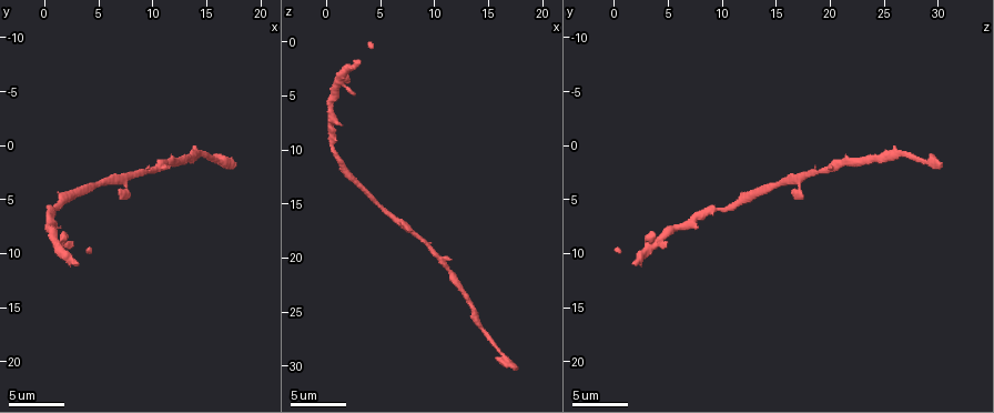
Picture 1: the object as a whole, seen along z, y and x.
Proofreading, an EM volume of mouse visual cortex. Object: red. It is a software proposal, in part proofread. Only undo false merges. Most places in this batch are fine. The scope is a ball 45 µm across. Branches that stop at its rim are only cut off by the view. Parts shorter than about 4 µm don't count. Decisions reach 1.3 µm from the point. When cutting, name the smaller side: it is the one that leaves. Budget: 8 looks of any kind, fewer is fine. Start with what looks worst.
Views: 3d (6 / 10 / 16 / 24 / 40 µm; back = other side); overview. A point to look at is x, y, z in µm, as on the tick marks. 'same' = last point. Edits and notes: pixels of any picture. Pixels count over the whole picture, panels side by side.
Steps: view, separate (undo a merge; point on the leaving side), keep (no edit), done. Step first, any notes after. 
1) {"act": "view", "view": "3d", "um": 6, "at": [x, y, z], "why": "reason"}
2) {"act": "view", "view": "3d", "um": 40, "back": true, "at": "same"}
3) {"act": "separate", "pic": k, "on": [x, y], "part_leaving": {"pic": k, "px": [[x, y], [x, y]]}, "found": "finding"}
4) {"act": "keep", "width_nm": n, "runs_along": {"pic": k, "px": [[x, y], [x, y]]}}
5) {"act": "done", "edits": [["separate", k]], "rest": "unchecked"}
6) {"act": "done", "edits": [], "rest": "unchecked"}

{"act": "view", "view": "3d", "um": 16, "at": [5.2, 3.4, 15.6]}

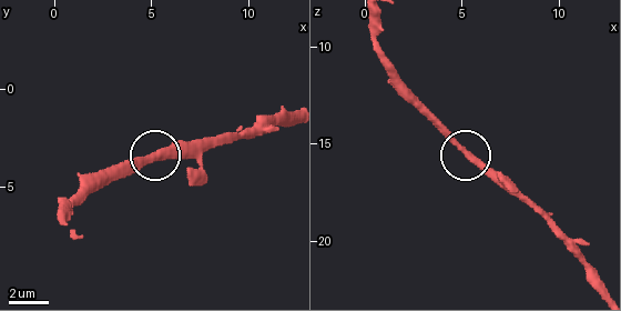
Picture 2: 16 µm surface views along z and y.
{"act": "keep", "side_arm_um": 21, "found": "all the same neuron"}

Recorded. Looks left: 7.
{"act": "view", "view": "3d", "um": 16, "at": [14.0, 1.0, 25.8], "why": "thick turns thin"}

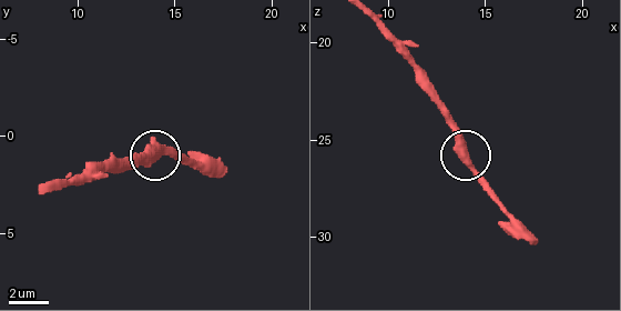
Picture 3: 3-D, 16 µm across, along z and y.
{"act": "keep", "found": "all the same neuron"}

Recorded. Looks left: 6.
{"act": "view", "view": "3d", "um": 10, "at": [10.0, 2.4, 19.6], "why": "sudden change in width"}

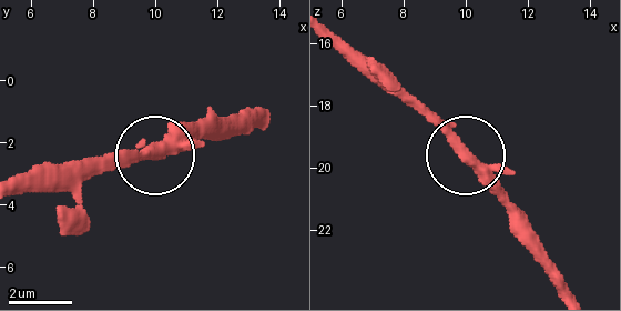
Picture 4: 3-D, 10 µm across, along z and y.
{"act": "keep", "width_nm": 340, "found": "continuous, no second neuron"}

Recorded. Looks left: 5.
{"act": "view", "view": "3d", "um": 10, "at": [0.8, 6.0, 10.2], "why": "a narrow waist"}

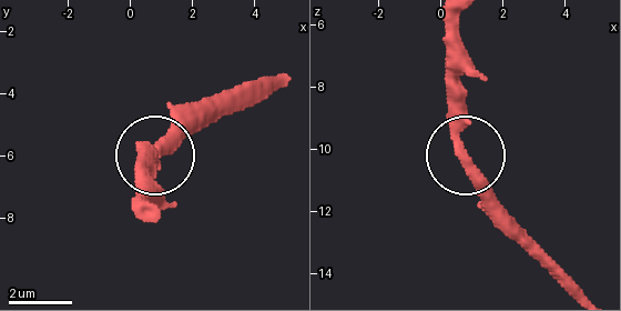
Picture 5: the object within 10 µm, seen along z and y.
{"act": "keep", "found": "all the same neuron"}

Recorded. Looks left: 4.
{"act": "done", "edits": [], "rest": "unchecked"}

